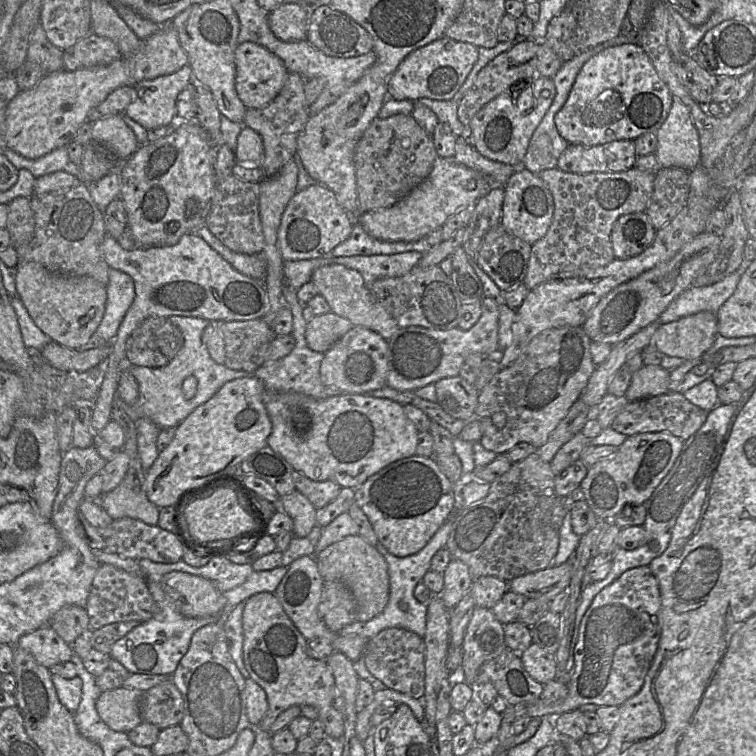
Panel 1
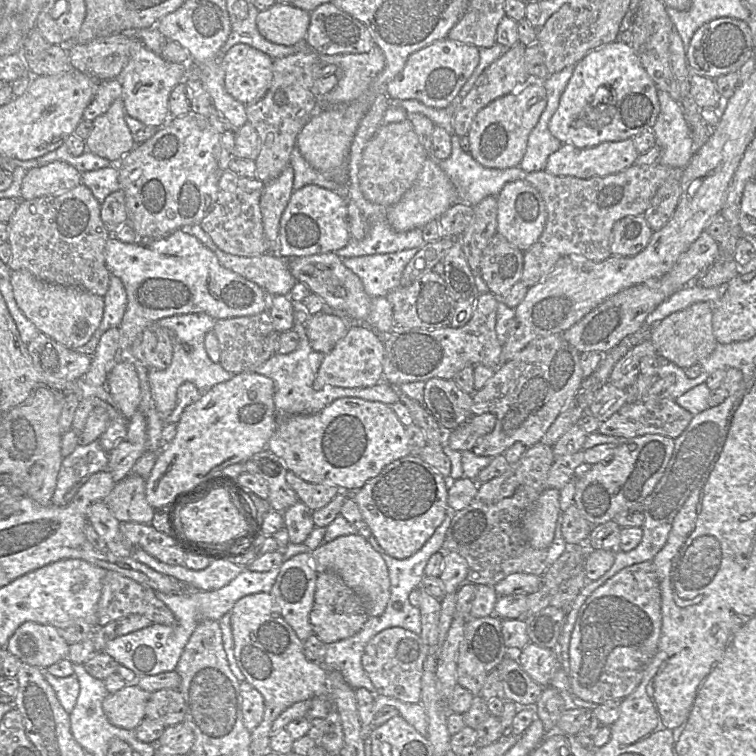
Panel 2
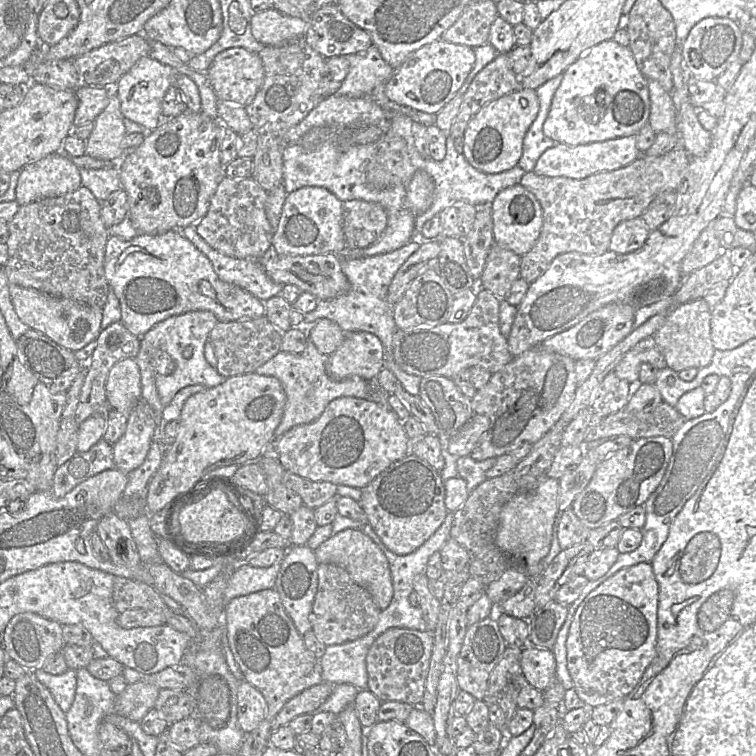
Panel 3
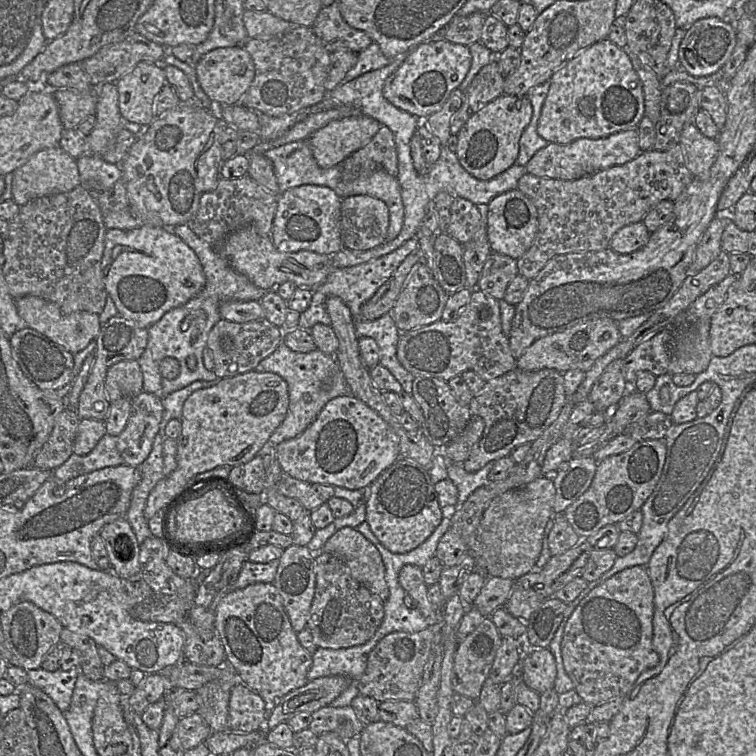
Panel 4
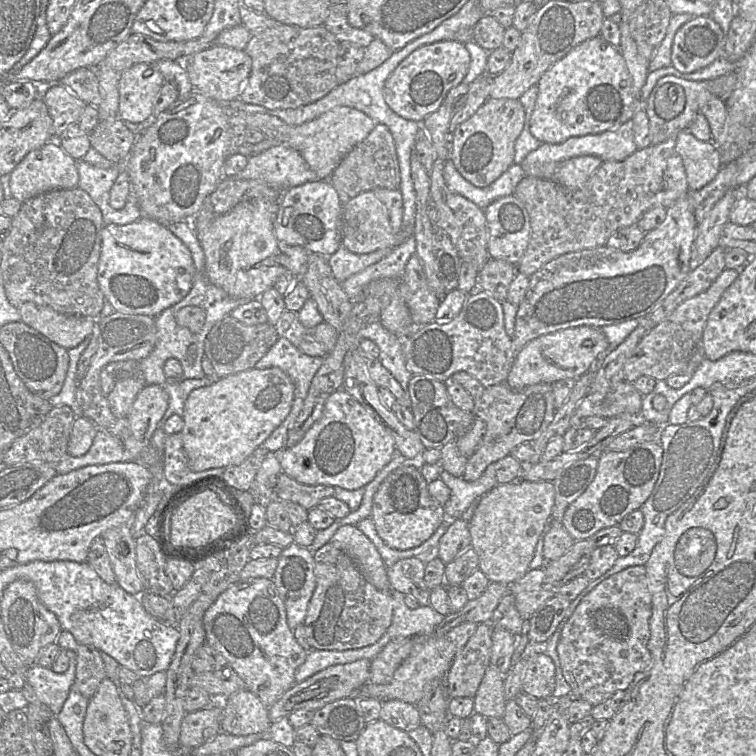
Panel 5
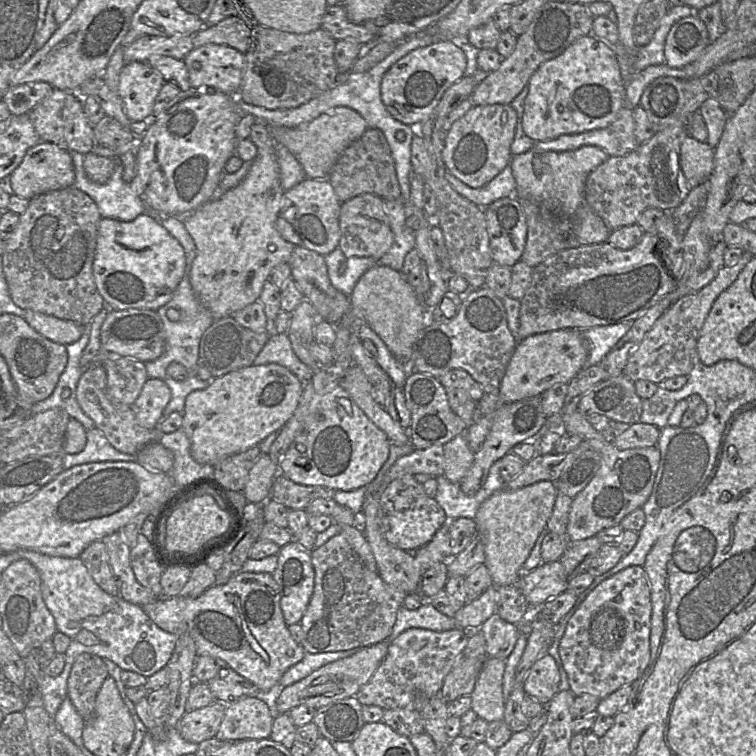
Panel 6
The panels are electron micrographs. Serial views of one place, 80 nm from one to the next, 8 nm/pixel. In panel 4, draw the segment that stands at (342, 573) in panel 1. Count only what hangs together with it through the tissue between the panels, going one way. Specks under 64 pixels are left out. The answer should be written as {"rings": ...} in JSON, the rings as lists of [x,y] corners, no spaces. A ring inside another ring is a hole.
{"rings":[[[346,526],[337,530],[326,541],[322,551],[341,558],[355,580],[378,595],[383,602],[388,599],[389,587],[381,554],[356,528]]]}

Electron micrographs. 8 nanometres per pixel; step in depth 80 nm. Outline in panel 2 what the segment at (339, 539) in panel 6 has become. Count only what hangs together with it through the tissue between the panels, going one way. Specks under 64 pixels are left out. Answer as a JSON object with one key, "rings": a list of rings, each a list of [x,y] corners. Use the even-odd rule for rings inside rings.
{"rings":[[[334,571],[318,573],[314,605],[310,612],[313,633],[325,644],[352,637],[369,619],[363,599]]]}

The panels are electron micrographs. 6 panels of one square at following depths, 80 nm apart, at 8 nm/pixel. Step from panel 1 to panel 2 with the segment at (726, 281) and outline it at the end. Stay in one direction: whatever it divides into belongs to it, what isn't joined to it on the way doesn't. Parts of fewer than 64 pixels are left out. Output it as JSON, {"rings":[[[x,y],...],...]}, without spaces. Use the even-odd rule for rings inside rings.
{"rings":[[[690,284],[672,294],[650,313],[645,320],[645,326],[652,328],[670,314],[698,302],[708,302],[714,305],[723,296],[725,290],[726,285],[706,288]]]}

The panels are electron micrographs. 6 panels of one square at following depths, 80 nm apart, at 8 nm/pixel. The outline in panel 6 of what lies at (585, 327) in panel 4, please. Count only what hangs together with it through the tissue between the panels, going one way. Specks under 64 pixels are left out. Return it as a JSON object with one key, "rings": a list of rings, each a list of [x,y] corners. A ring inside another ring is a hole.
{"rings":[[[560,329],[534,334],[517,343],[498,390],[502,403],[540,396],[556,384],[569,384],[585,367],[588,344],[579,330]]]}

